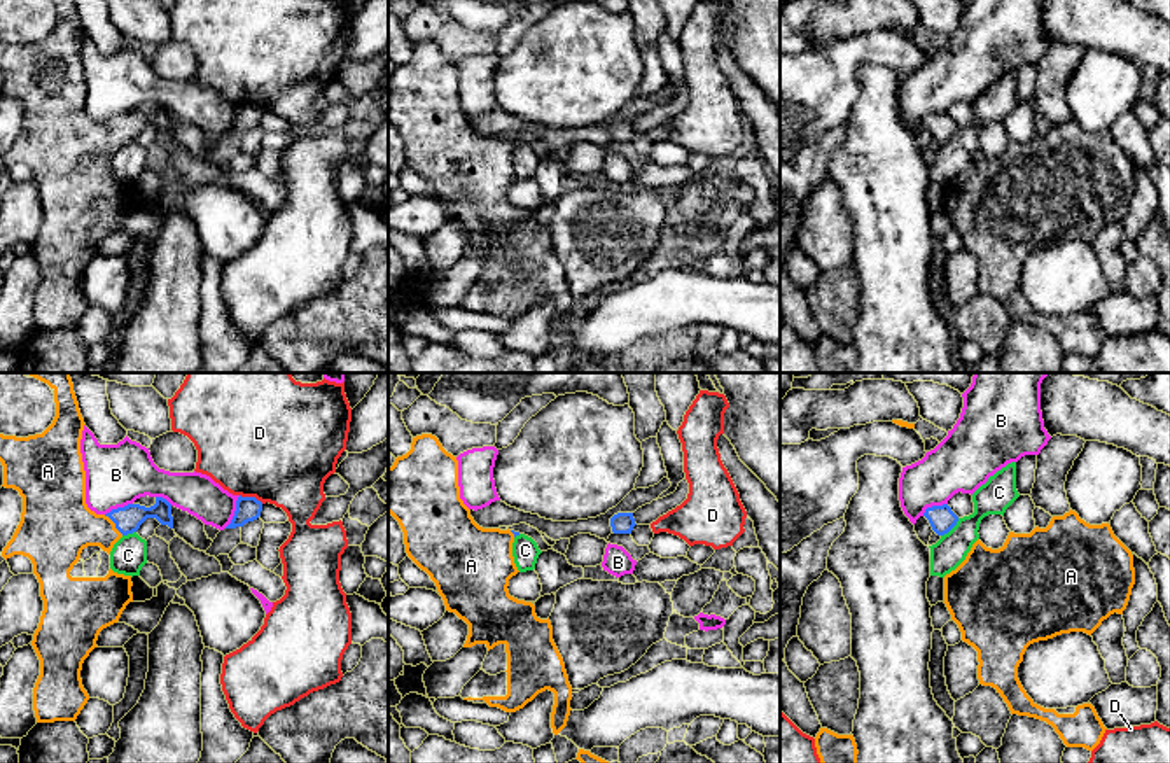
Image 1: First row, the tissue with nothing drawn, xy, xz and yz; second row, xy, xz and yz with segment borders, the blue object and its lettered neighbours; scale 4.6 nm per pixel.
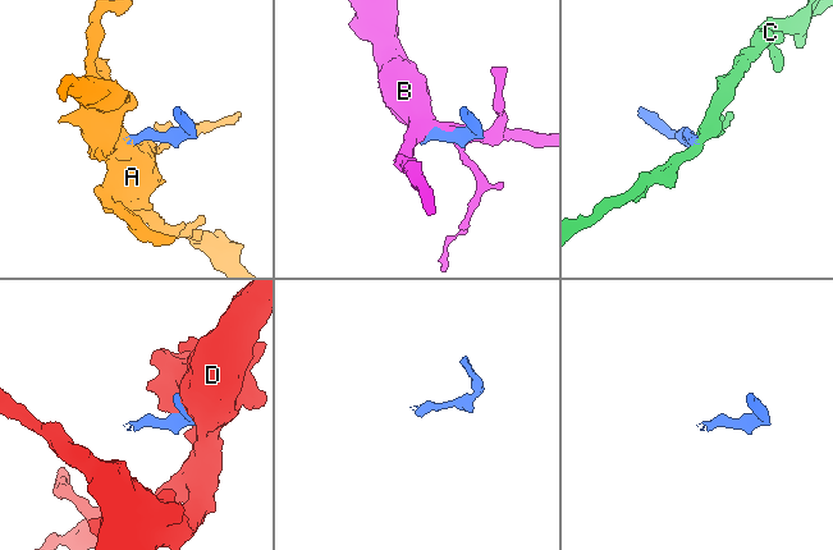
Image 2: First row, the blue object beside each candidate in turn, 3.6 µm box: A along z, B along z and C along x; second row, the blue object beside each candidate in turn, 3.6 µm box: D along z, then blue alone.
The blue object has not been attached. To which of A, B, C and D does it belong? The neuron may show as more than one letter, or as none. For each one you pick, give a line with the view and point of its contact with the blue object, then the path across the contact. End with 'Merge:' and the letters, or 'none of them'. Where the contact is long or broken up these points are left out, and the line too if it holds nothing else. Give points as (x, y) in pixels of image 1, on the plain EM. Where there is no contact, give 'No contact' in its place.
A: Touches blue at xy (114, 130). Path across: xy (128, 126), (114, 130), (60, 133)
Merge: A

